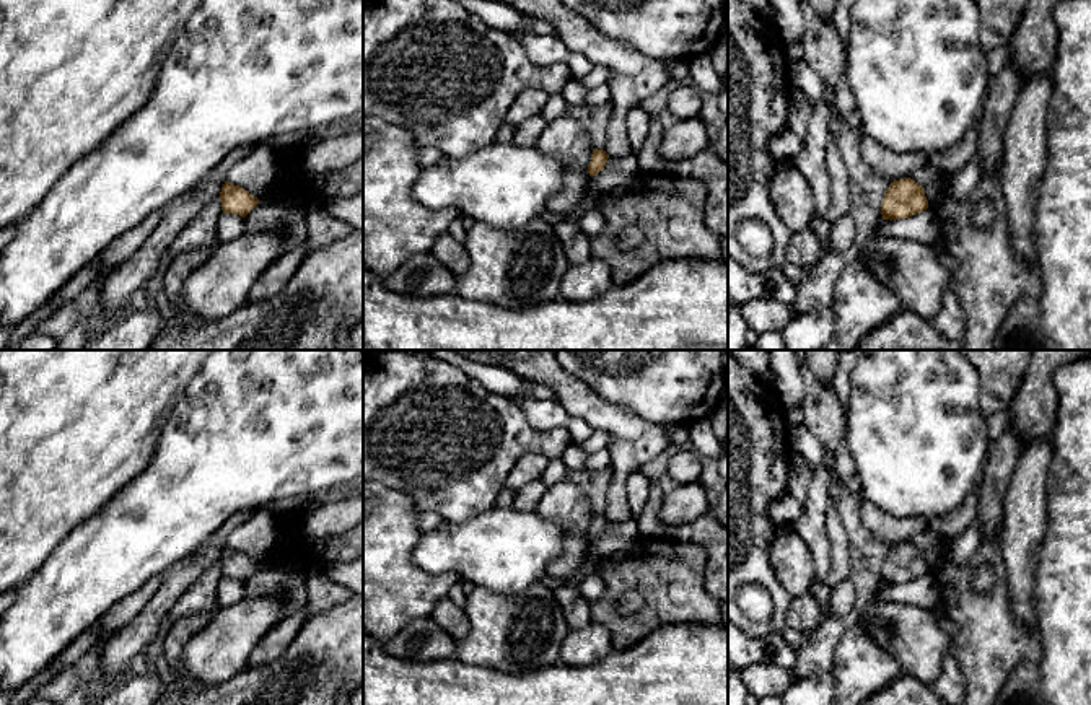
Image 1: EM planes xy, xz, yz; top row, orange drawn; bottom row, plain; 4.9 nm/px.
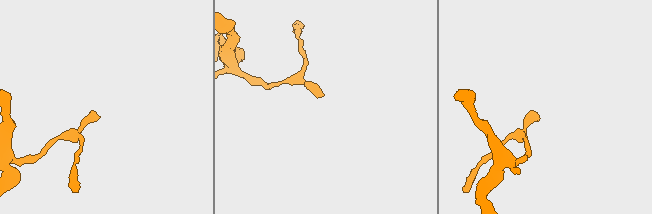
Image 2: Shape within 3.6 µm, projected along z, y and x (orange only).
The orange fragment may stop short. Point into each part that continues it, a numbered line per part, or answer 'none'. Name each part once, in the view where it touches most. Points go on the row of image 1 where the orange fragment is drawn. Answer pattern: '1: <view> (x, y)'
none

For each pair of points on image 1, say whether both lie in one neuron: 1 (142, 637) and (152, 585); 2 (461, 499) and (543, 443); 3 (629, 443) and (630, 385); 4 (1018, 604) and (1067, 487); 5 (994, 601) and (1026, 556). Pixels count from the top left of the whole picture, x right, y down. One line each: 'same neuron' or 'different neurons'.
1: different neurons
2: same neuron
3: different neurons
4: different neurons
5: different neurons

